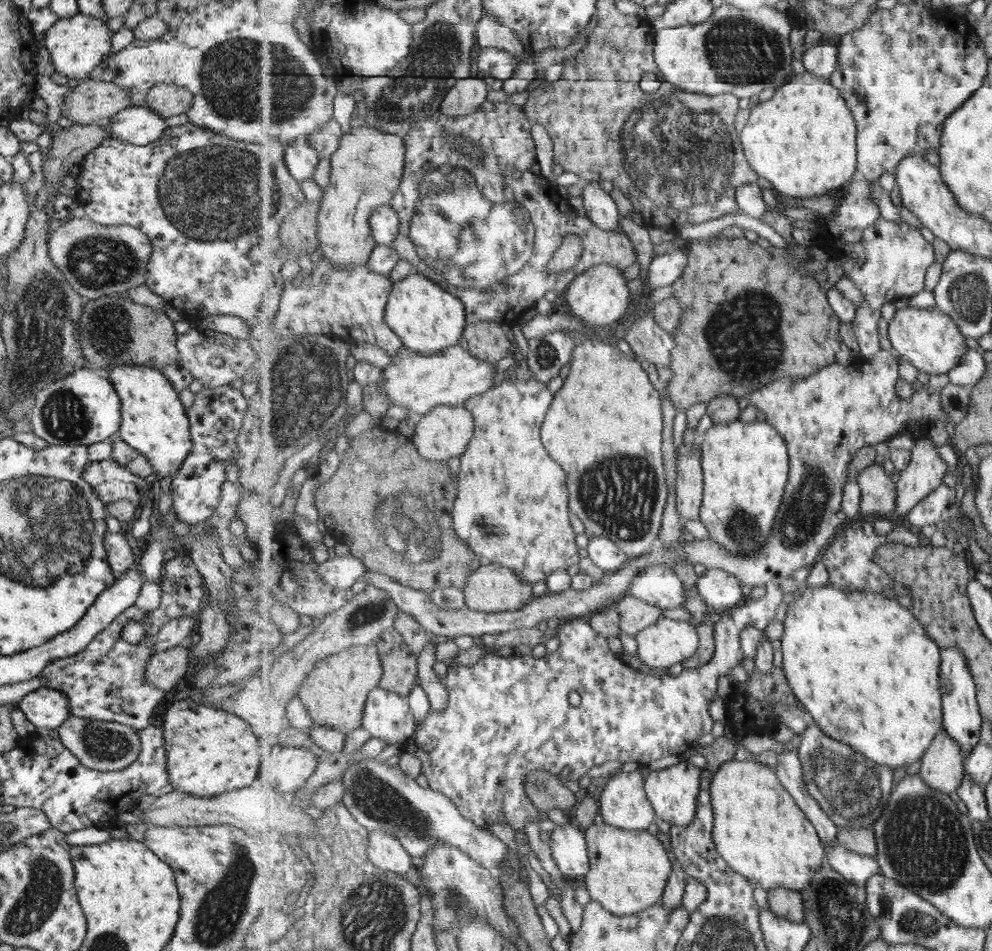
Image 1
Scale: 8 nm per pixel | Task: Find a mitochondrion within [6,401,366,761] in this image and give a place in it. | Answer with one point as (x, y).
(111, 688)

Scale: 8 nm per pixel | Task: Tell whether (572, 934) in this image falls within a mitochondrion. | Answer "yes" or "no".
no

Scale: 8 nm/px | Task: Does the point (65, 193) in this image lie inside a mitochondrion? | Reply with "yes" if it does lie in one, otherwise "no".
no

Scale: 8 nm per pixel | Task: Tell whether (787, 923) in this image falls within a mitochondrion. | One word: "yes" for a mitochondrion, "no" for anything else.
no

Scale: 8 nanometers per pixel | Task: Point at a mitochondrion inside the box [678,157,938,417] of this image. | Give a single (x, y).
(744, 335)

